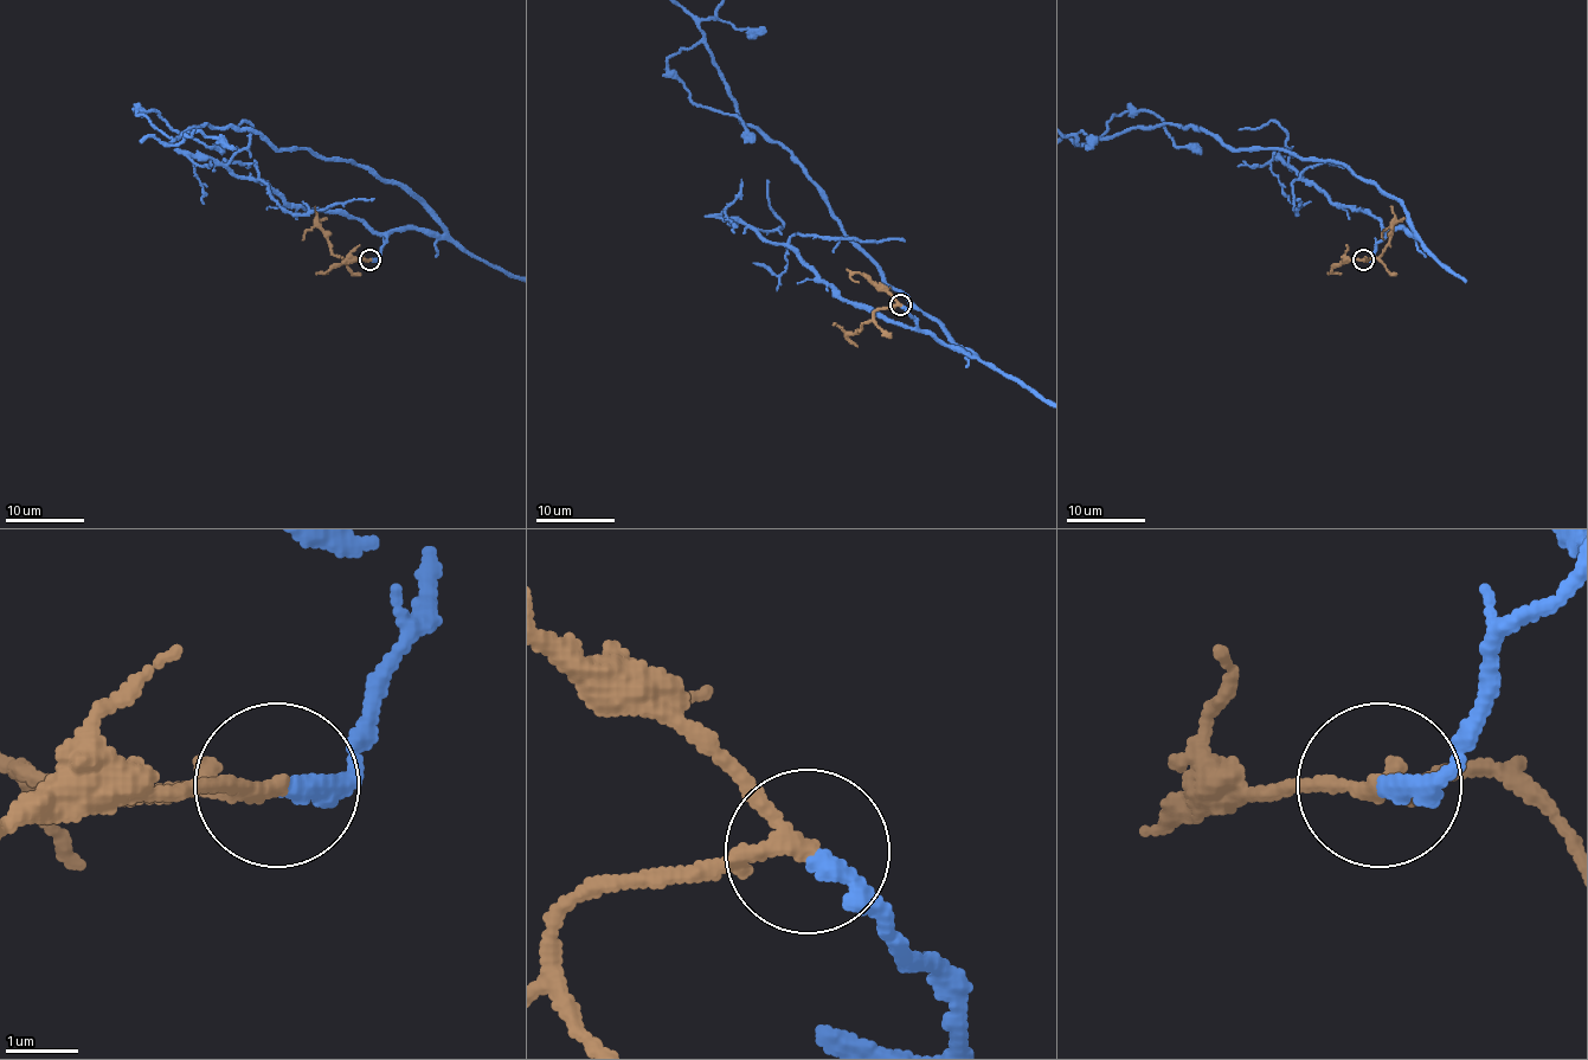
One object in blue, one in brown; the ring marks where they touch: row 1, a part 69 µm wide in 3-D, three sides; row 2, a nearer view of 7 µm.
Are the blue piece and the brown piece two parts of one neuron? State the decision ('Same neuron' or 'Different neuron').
Same neuron

